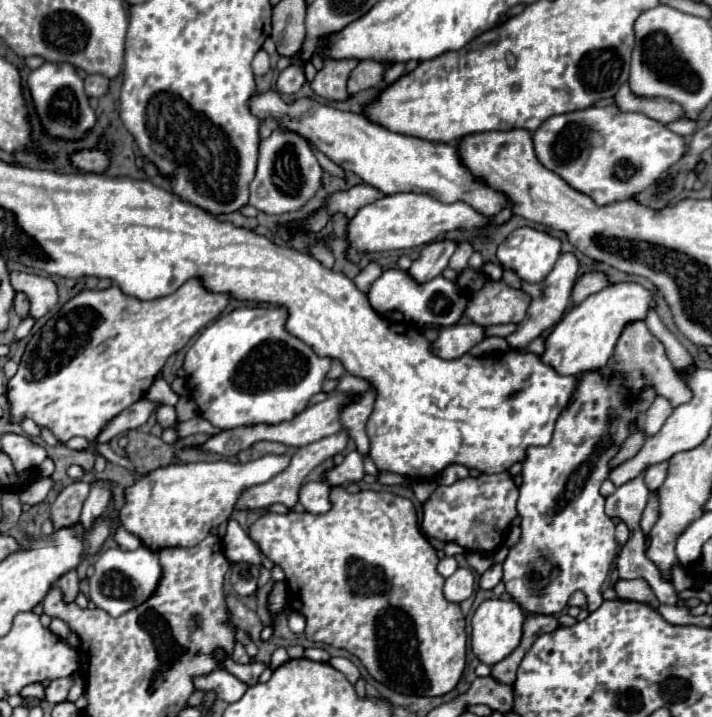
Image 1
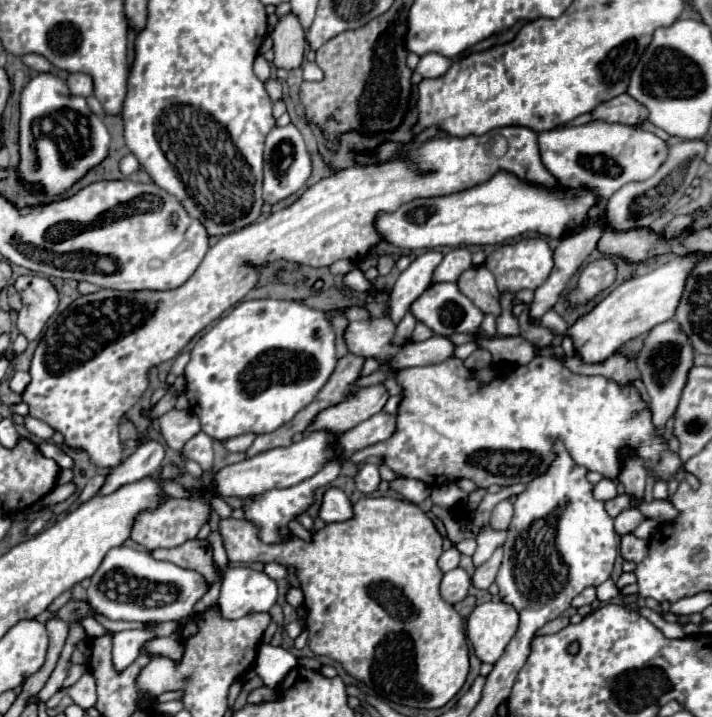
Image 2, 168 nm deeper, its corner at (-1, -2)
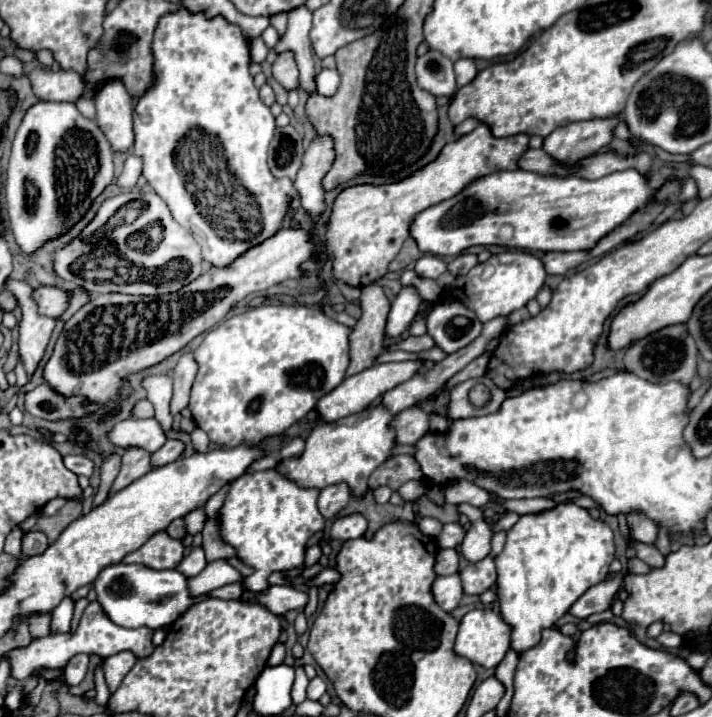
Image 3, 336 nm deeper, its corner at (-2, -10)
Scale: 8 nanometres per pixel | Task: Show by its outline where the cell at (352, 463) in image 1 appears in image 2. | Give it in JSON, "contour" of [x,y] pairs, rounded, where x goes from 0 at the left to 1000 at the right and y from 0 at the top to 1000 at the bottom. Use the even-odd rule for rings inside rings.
{"contour":[[[511,647],[508,656],[500,664],[500,681],[506,686],[511,686],[511,689],[528,686],[531,678],[534,678],[534,672],[537,672],[537,667],[534,667],[531,650],[525,650],[525,647]]]}

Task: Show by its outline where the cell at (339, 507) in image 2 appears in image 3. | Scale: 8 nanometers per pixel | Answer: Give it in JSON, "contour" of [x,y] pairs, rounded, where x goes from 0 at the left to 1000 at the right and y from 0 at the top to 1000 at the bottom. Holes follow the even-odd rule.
{"contour":[[[490,717],[468,725],[465,748],[473,753],[493,753],[510,748],[515,739],[515,725],[507,717]]]}

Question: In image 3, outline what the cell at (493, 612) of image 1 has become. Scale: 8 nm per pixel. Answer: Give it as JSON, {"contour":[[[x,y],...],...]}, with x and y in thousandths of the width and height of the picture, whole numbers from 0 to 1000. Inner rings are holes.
{"contour":[[[690,848],[662,851],[647,865],[639,909],[664,926],[695,932],[715,907],[718,881],[721,876]]]}

